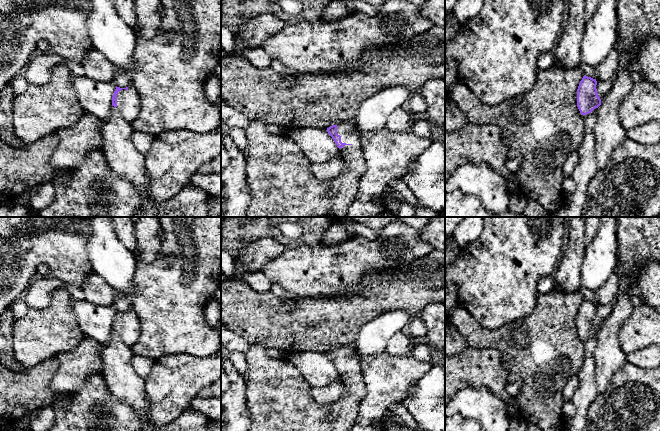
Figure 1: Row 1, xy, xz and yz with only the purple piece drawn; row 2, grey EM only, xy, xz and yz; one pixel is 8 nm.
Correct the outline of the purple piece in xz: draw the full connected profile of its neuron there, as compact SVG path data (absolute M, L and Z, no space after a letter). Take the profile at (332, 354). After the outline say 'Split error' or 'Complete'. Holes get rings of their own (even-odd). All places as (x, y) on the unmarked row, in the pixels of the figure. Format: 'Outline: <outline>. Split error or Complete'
Outline: M354 343L332 349L327 356L342 376L344 394L334 403L320 404L311 396L309 383L288 359L273 359L266 348L251 345L245 354L248 375L244 378L246 404L252 419L248 431L350 431L366 394L361 359Z. Split error

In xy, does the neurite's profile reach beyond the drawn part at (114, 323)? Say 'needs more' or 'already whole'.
needs more

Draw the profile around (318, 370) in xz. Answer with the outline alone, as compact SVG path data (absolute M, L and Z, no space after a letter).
M303 351L292 354L288 360L299 370L311 388L322 388L333 381L342 380L327 353Z

